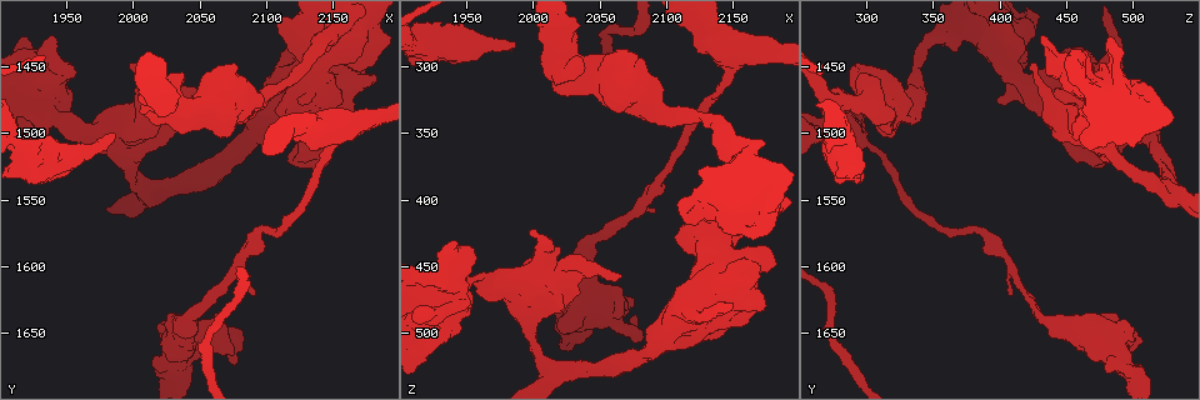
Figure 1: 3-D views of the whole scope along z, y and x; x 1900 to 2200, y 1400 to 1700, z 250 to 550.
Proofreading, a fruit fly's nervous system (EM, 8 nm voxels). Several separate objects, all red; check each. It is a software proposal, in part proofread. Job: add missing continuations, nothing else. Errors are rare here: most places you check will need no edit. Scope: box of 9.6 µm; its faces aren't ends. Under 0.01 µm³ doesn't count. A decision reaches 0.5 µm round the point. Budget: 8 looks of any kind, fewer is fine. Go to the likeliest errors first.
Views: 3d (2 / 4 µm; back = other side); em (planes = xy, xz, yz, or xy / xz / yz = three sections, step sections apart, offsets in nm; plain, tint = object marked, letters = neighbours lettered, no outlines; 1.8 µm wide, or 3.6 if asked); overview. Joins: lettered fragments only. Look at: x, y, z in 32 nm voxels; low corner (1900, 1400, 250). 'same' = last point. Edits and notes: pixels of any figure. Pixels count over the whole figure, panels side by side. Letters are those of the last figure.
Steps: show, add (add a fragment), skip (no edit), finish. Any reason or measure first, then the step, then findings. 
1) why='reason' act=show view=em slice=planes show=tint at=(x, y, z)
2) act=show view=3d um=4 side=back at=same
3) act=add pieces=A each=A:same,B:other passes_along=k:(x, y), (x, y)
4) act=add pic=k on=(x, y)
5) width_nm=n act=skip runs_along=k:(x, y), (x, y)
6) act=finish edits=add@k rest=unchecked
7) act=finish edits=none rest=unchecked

act=show view=3d um=4 side=back at=(1984, 1500, 284)

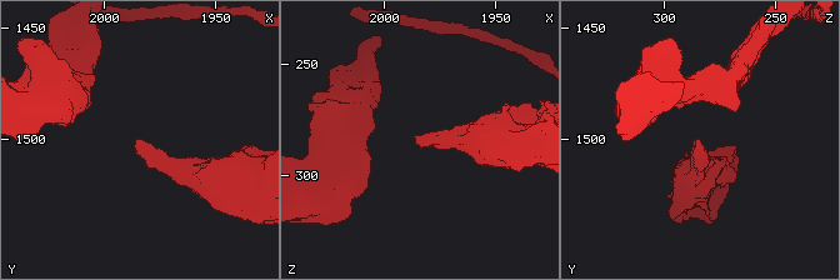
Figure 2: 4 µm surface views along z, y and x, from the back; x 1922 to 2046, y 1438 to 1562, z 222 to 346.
why='shape alone is not enough' act=show view=em slice=xz step=8 show=letters at=(1987, 1501, 284)

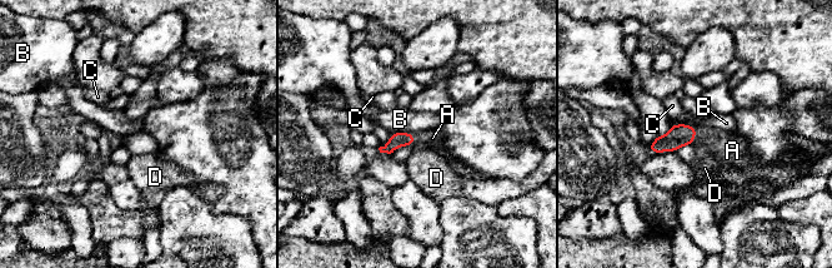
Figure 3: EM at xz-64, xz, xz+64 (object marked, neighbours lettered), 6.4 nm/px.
act=show view=em slice=planes show=letters at=same

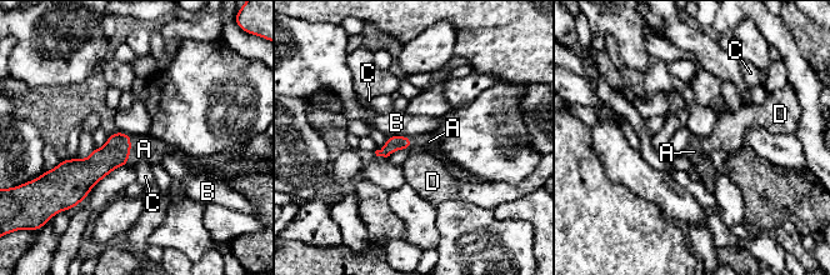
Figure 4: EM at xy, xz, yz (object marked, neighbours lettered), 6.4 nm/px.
act=add pieces=A each=A:same,B:other,C:other,D:other passes_along=4:(115, 153), (130, 150), (144, 149) found='the neuron continues'

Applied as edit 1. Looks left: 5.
why='an open end' act=show view=em slice=planes show=letters at=(2078, 1672, 488)

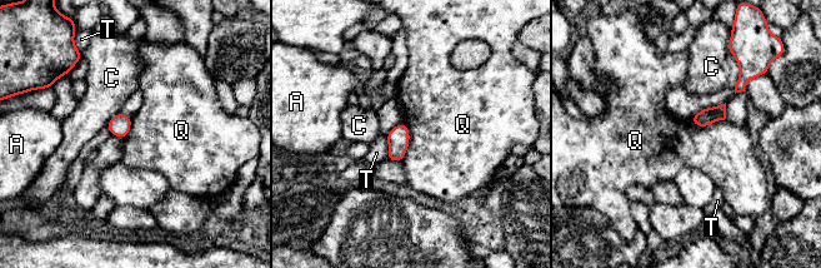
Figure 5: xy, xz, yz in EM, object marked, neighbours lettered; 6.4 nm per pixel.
longest_contact=Q:280nm act=skip each=A:other,C:other,Q:other,T:other border=5:(404, 122), (409, 147), (401, 163) found='no lettered fragment goes on from it'

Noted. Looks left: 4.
why='abrupt turn' act=show view=3d um=4 at=(1932, 1466, 466)

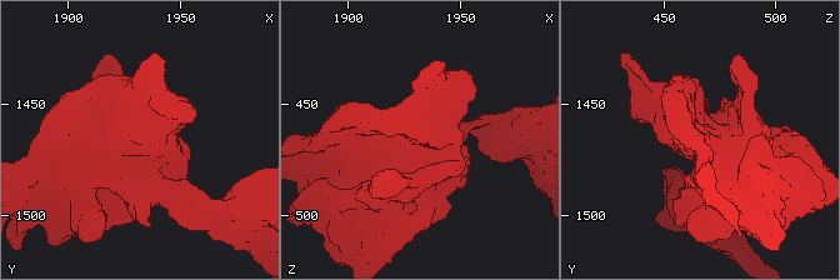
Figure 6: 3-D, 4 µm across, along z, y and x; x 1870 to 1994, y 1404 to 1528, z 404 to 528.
act=show view=em um=3.6 slice=planes show=tint at=(1932, 1467, 467)

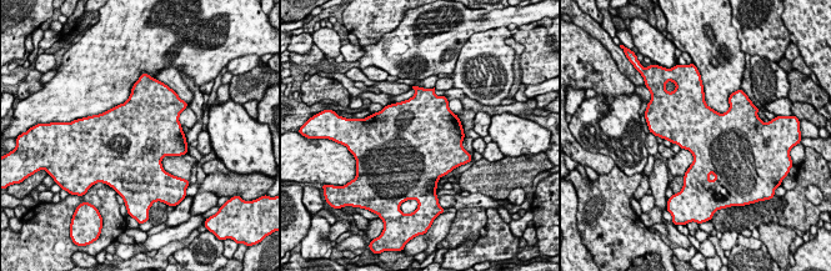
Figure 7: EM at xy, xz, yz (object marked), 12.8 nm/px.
act=show view=em um=3.6 slice=planes show=letters at=same

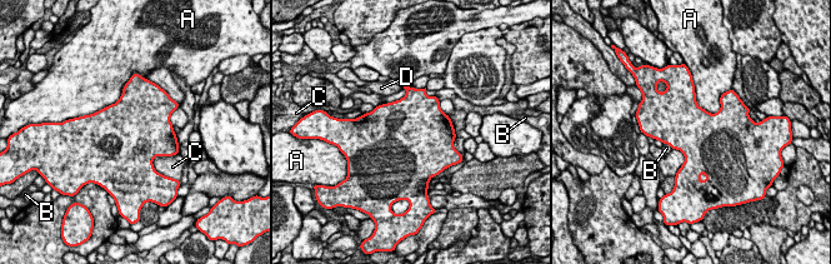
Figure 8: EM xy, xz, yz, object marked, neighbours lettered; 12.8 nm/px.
act=skip each=A:other,B:other,C:other,D:other border=8:(671, 148), (684, 155), (676, 170) found='no lettered fragment goes on from it'

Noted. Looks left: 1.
act=finish edits=add@4 rest=unchecked

